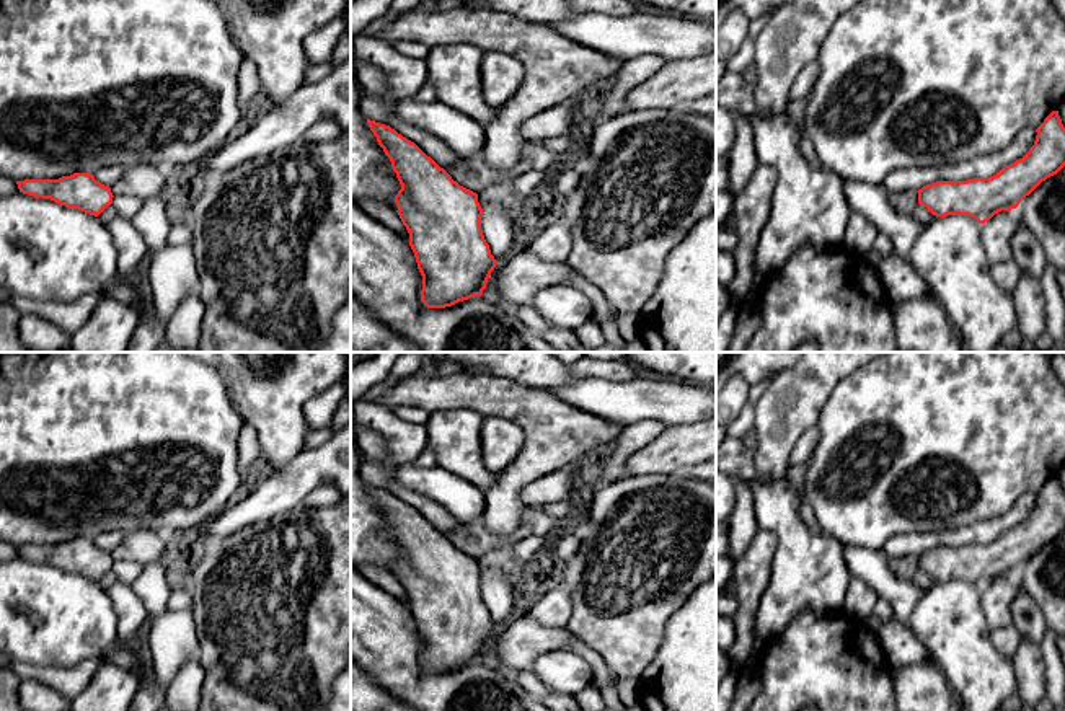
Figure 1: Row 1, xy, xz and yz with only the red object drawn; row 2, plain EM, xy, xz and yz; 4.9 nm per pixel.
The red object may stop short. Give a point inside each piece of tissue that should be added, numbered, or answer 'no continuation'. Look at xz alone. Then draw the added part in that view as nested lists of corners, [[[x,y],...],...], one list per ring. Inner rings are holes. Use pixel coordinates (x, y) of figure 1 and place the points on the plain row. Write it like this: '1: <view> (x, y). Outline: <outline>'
1: xz (558, 434). Outline: [[[466,370],[452,375],[418,372],[401,378],[373,403],[391,411],[400,406],[429,413],[468,409],[483,417],[506,417],[524,431],[520,453],[484,491],[486,507],[479,519],[481,525],[507,540],[486,551],[478,559],[478,567],[497,569],[512,589],[524,572],[524,566],[514,558],[512,540],[525,507],[522,488],[556,470],[576,466],[586,453],[612,444],[621,431],[620,426],[563,401],[553,390]]]

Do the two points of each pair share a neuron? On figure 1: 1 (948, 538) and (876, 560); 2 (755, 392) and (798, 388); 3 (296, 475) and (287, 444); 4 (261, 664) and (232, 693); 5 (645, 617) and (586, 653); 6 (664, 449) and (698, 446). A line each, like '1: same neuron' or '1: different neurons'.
1: different neurons
2: different neurons
3: different neurons
4: same neuron
5: different neurons
6: same neuron

